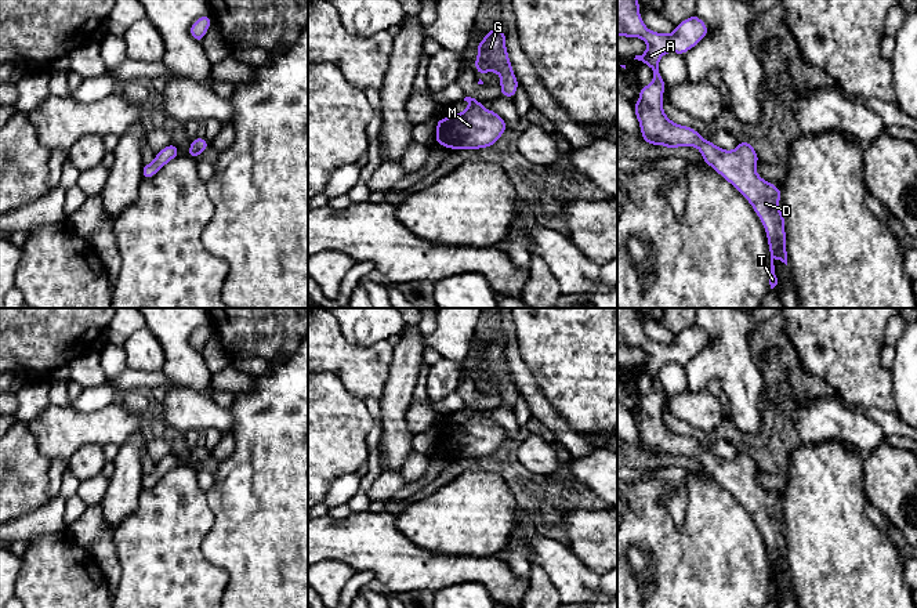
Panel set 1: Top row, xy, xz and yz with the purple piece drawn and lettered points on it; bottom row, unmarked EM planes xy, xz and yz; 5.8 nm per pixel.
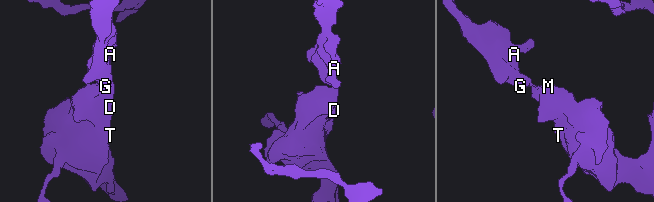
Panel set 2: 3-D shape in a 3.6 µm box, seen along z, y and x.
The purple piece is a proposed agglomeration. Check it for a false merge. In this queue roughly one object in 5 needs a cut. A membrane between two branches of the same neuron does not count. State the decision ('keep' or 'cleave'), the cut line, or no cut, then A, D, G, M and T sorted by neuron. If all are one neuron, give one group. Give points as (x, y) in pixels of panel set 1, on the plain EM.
keep; cut none; groups A D G M T

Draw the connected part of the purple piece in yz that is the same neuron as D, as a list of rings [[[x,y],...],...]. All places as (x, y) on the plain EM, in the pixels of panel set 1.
[[[617,308],[617,345],[641,347],[648,359],[634,369],[653,380],[652,392],[639,397],[639,409],[633,413],[642,450],[664,455],[667,459],[696,456],[703,471],[749,510],[765,538],[771,564],[769,594],[773,598],[778,594],[773,569],[779,568],[787,575],[784,522],[778,518],[782,500],[758,485],[755,473],[761,468],[746,449],[742,449],[733,460],[725,460],[704,449],[695,438],[671,431],[663,420],[666,391],[659,383],[660,368],[667,362],[685,365],[706,347],[708,337],[695,323],[679,332],[670,344],[652,341],[641,327],[639,315],[637,308]]]

